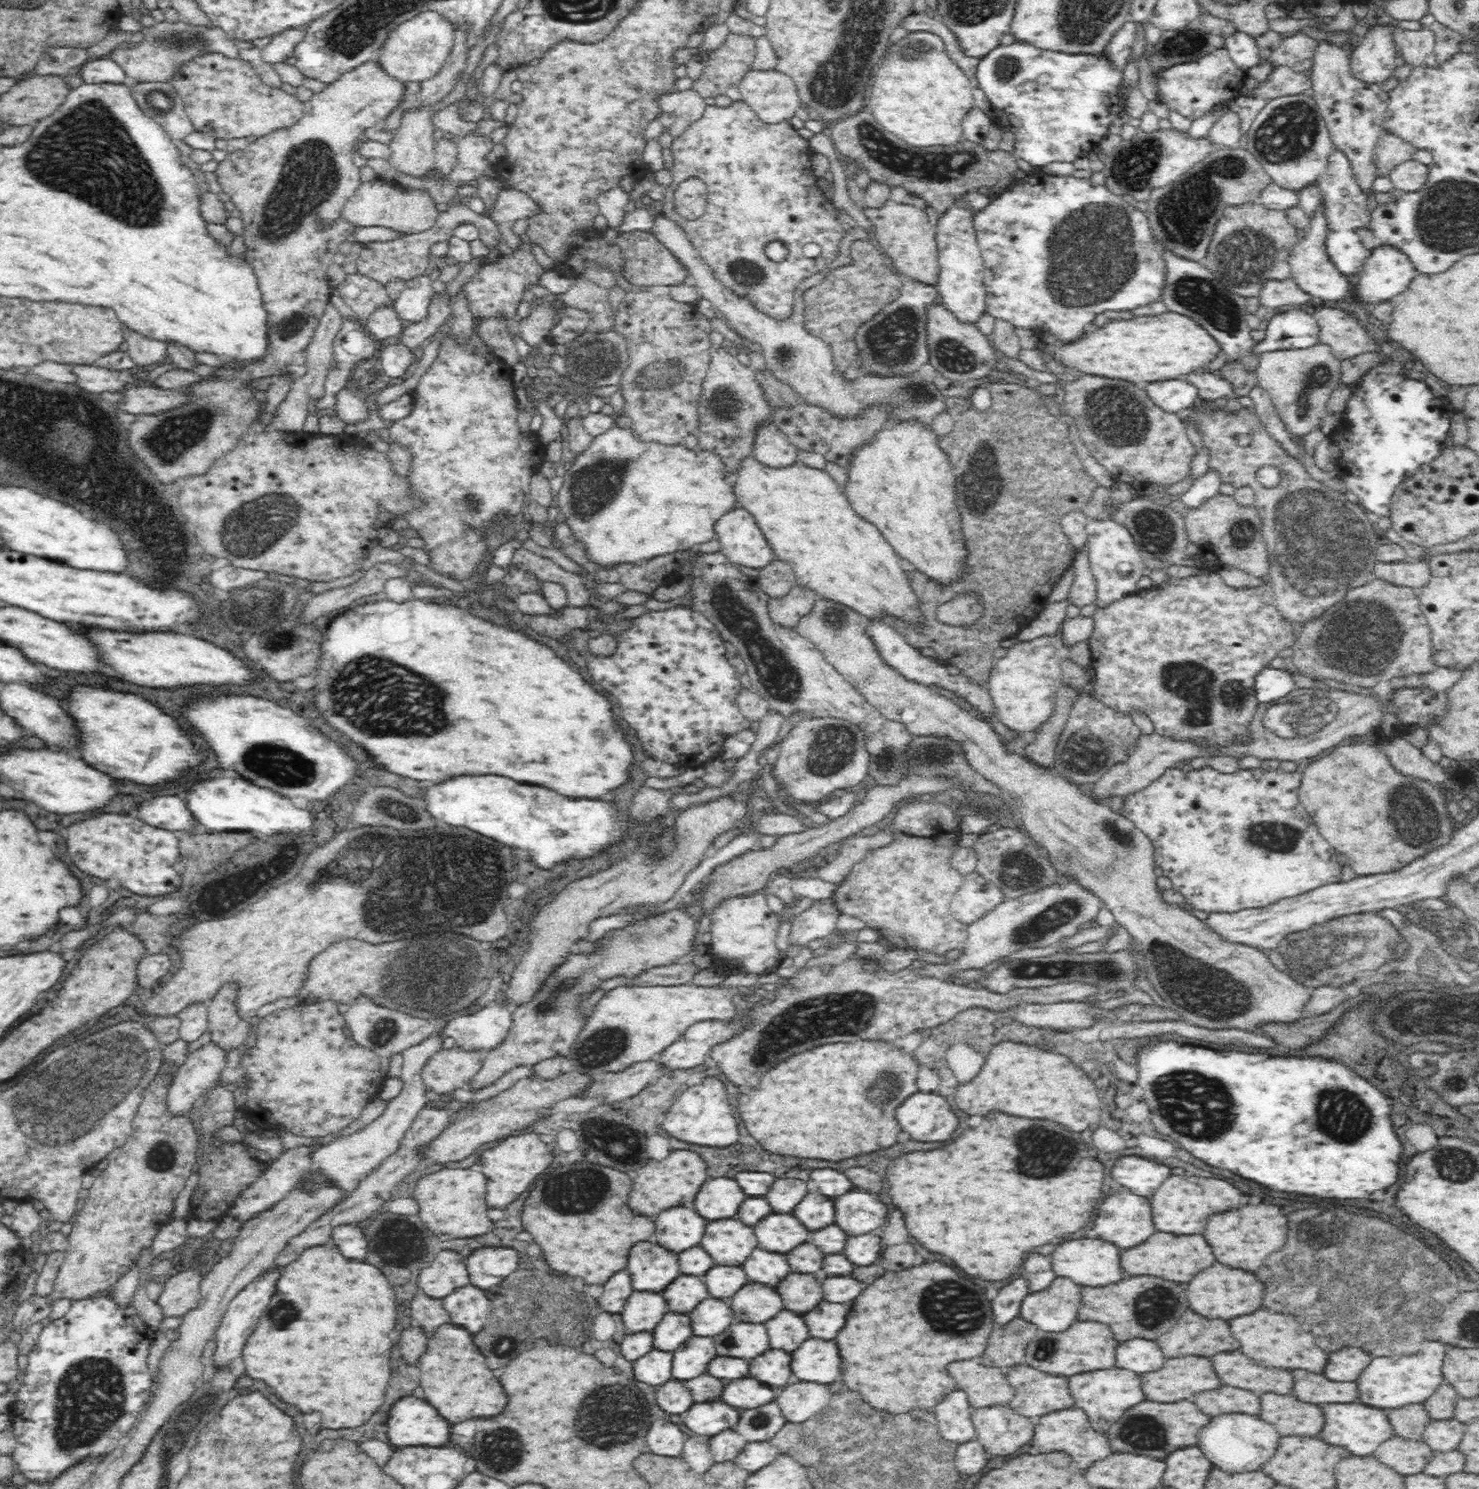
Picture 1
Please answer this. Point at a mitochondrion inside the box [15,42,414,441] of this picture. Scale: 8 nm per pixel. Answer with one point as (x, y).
(109, 172)

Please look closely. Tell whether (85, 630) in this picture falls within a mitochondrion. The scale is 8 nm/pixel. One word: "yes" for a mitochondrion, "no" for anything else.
no

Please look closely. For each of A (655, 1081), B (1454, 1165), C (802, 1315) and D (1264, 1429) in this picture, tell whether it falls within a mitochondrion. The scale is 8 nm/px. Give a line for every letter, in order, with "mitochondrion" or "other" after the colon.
A: other
B: mitochondrion
C: other
D: other

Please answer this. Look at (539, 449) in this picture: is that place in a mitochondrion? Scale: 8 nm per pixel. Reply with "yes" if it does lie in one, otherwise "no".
no

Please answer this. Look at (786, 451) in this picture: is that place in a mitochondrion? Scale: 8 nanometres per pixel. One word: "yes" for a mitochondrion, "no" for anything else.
no

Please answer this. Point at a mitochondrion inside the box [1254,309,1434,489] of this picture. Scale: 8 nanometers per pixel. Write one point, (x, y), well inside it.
(1317, 375)

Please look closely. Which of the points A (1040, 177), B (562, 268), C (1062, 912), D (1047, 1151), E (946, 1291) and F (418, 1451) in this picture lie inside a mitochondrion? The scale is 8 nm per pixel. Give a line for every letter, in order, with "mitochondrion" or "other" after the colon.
A: other
B: other
C: mitochondrion
D: mitochondrion
E: mitochondrion
F: other

